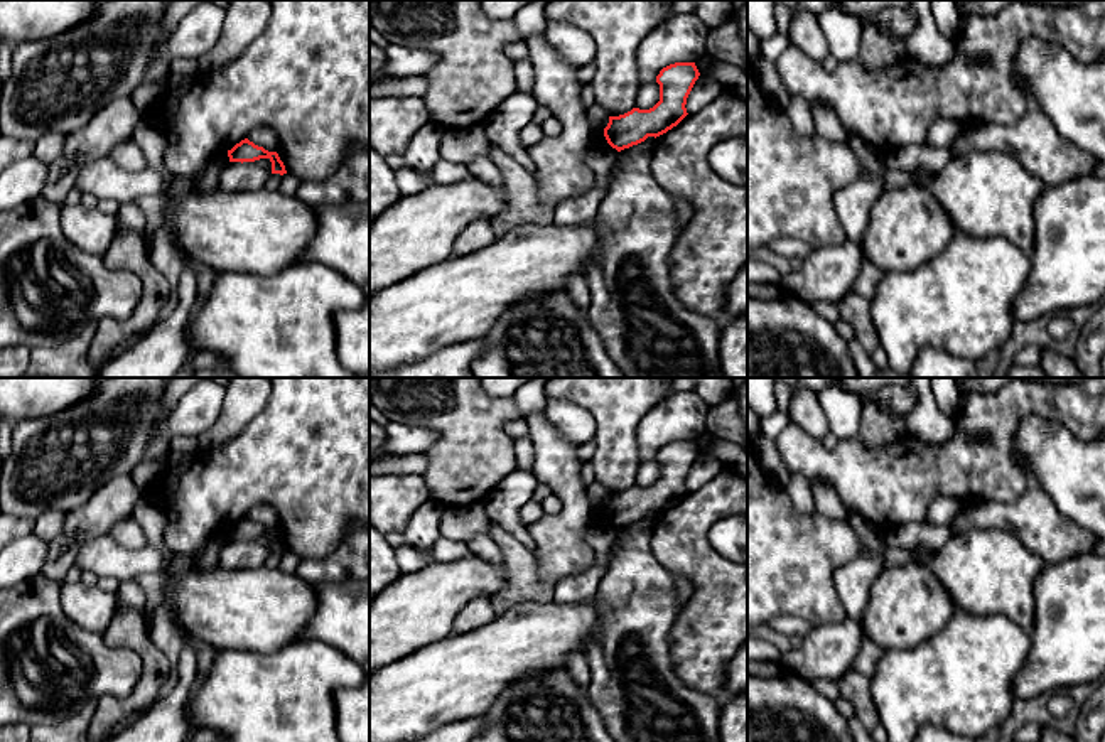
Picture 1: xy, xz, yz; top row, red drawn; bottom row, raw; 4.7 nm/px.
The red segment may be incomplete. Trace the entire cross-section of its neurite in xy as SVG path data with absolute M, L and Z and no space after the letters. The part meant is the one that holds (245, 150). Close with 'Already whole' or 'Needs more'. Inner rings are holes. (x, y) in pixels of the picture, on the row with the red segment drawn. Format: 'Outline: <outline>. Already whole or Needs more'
Outline: M248 138L236 143L231 150L228 150L229 162L255 162L260 159L268 159L272 162L272 174L287 174L283 162L280 160L277 152L268 152L263 147L255 145Z. Already whole

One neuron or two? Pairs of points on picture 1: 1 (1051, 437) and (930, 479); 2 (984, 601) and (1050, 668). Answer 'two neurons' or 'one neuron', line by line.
1: two neurons
2: two neurons

